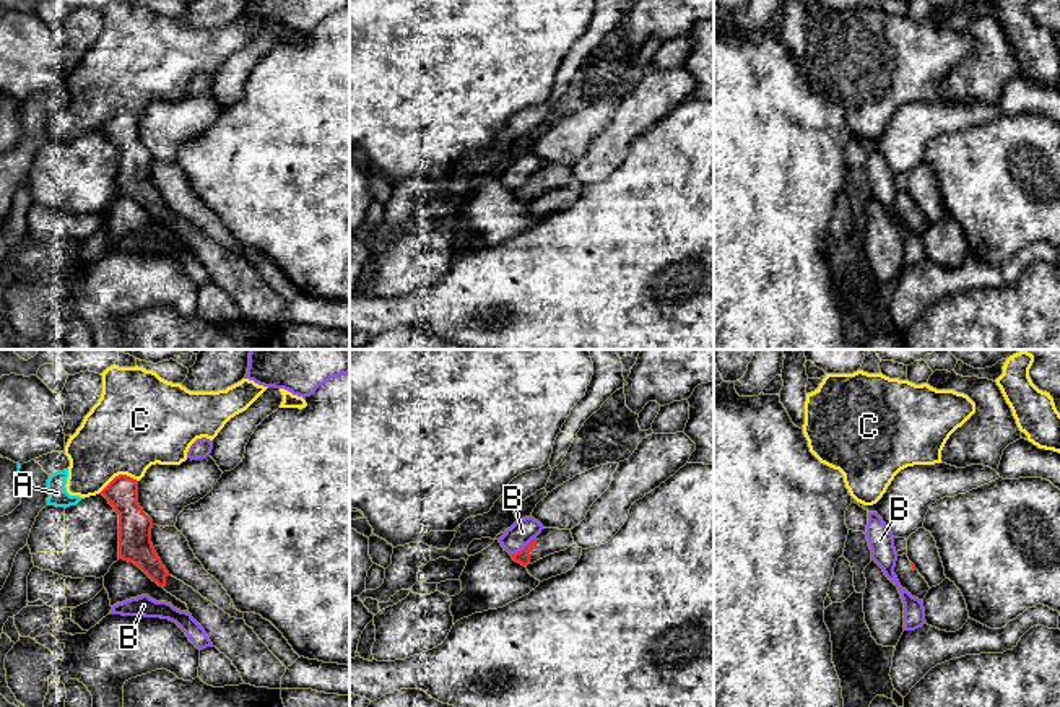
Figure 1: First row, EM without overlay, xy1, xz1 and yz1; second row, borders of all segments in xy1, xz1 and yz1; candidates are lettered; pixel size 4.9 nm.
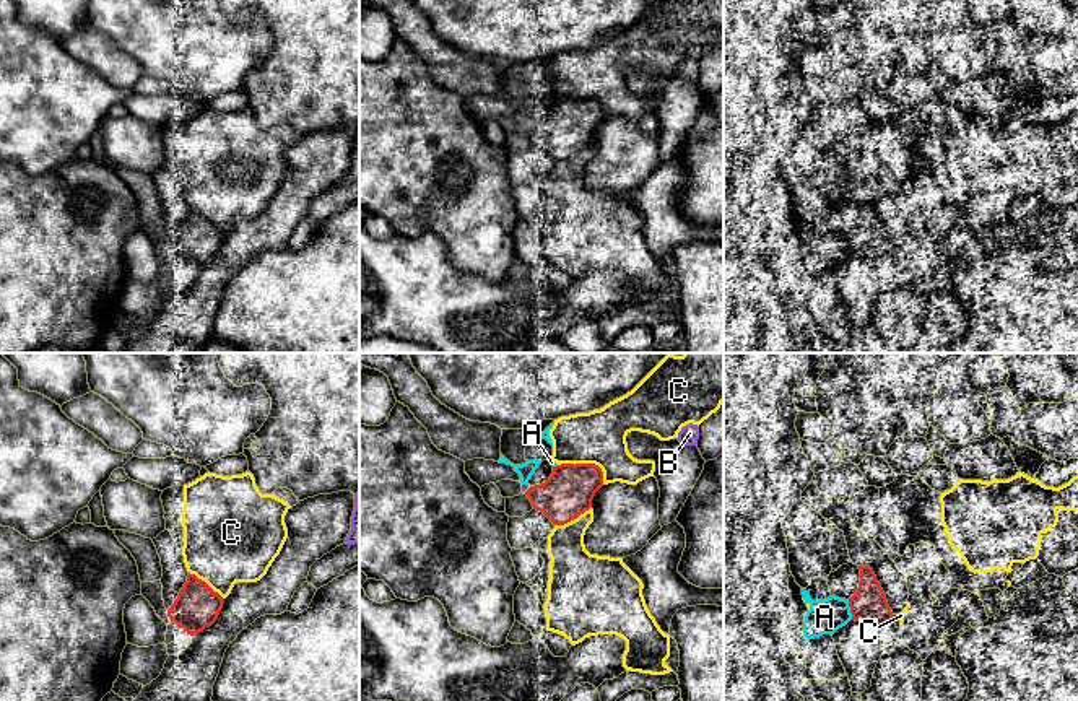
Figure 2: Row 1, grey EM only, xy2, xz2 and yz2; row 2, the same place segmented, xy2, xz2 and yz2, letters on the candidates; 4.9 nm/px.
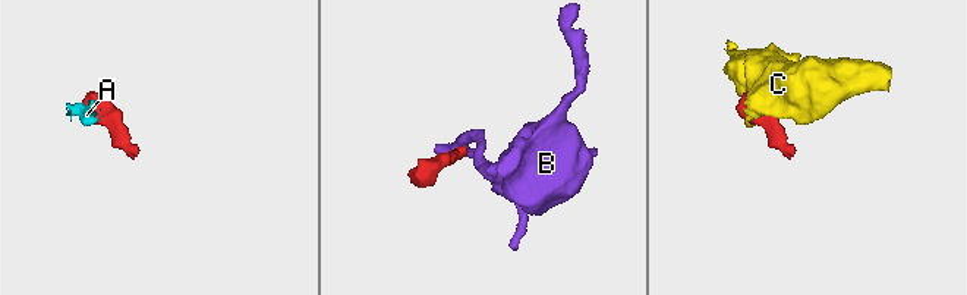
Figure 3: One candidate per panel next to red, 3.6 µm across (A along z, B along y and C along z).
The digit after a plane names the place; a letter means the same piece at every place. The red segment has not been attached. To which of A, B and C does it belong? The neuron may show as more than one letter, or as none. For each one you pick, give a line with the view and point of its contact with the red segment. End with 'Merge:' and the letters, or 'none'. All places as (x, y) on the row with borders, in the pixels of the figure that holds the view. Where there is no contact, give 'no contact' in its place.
Merge: none

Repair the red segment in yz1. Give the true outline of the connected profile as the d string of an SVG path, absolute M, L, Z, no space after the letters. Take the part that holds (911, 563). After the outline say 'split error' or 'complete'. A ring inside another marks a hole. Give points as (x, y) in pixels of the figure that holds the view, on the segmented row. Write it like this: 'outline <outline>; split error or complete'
outline M907 554L897 556L894 574L902 588L906 588L912 596L923 601L930 587L919 574L915 566L909 561Z; split error

